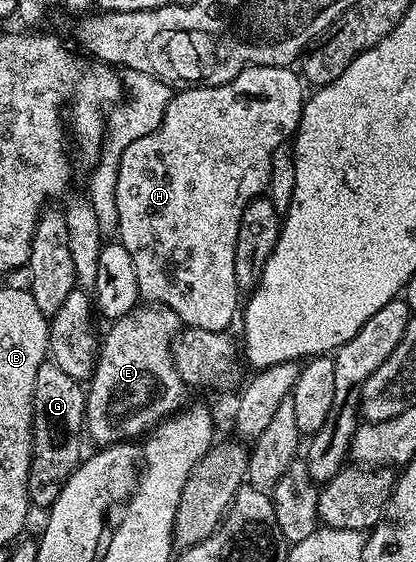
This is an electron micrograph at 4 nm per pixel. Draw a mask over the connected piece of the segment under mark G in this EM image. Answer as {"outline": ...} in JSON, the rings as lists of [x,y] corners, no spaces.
{"outline":[[[46,362],[39,366],[39,374],[35,374],[35,390],[33,391],[33,457],[29,471],[29,502],[34,509],[48,510],[52,508],[53,503],[59,498],[63,486],[69,481],[71,474],[83,459],[81,436],[83,440],[86,395],[86,389],[79,381],[71,378],[71,374],[59,370],[57,364]]]}

